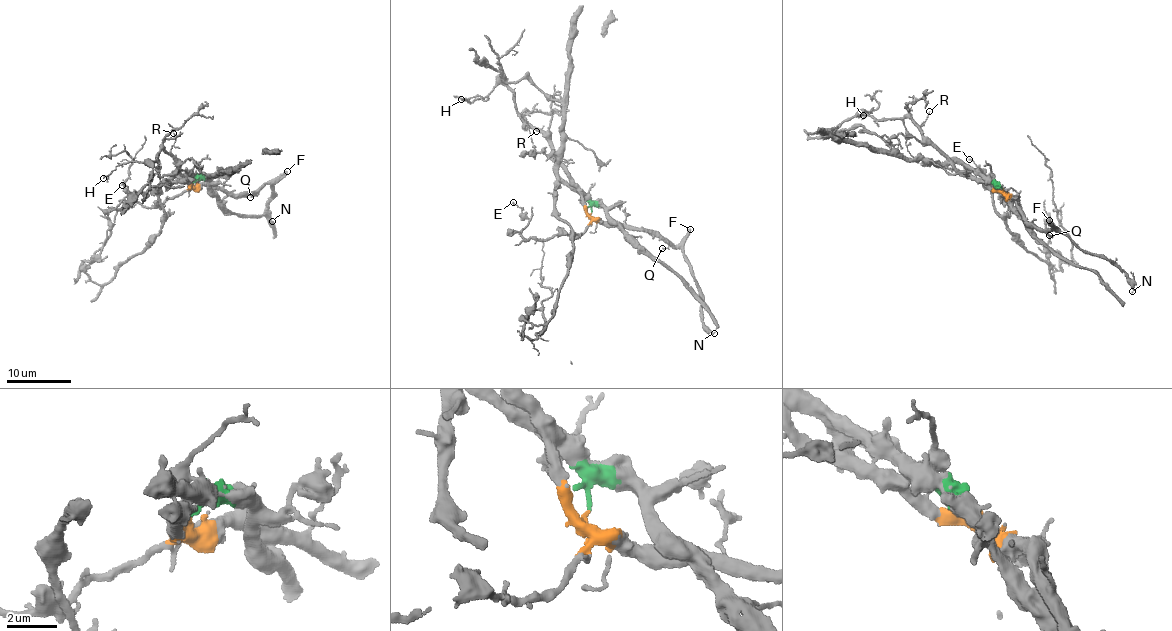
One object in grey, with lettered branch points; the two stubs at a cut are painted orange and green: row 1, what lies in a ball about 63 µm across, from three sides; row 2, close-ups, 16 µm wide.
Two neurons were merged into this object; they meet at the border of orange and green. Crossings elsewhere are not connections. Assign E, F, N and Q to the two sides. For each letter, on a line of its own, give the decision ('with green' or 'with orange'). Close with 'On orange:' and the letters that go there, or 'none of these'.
E: with orange
F: with orange
N: with orange
Q: with orange
On orange: E, F, N, Q

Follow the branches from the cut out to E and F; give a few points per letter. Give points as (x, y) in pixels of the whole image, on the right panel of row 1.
E: (1002, 189), (1014, 200), (1004, 202), (1005, 193), (992, 188), (991, 179), (968, 159)
F: (1002, 189), (1033, 226), (1049, 231), (1056, 226), (1048, 220)

